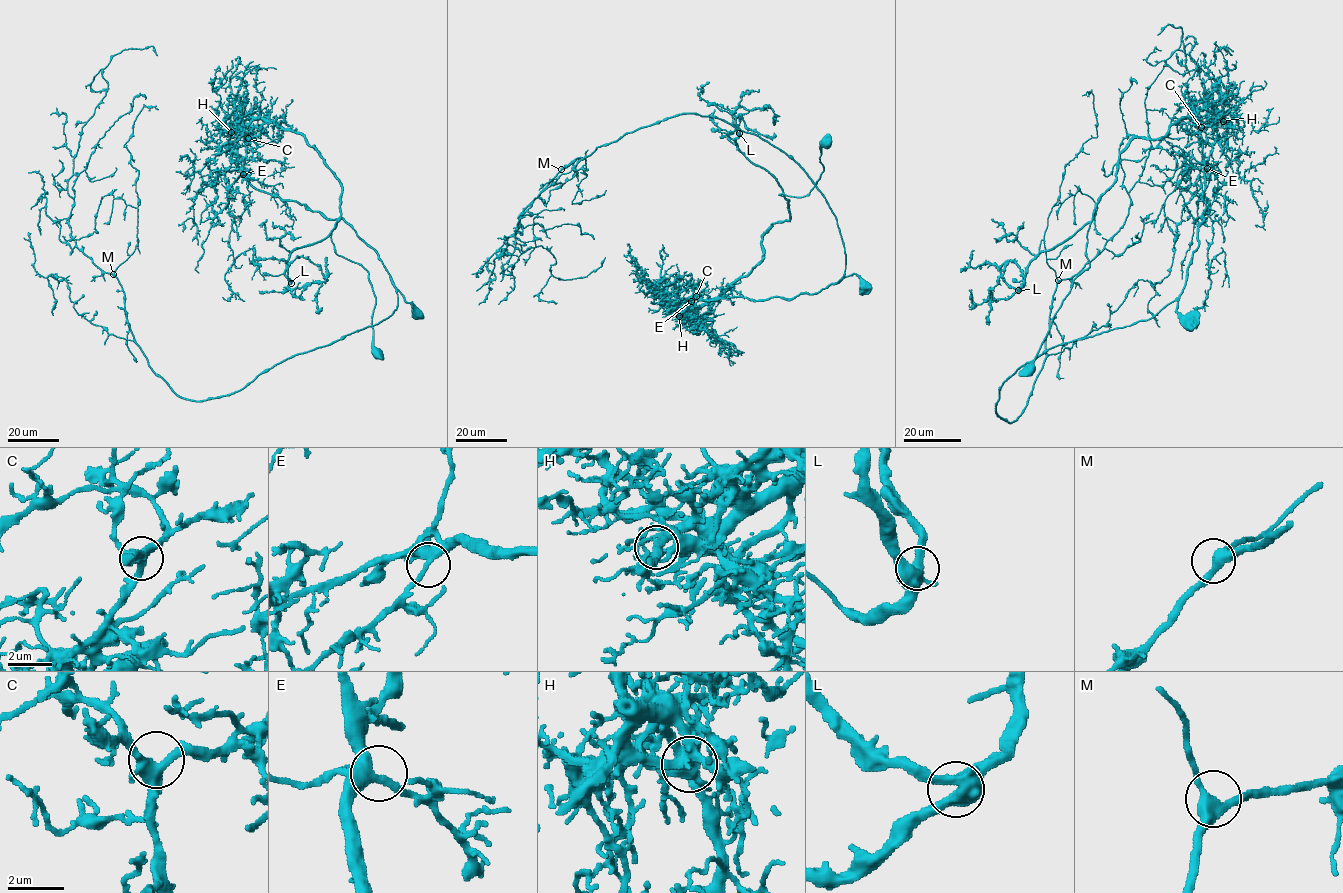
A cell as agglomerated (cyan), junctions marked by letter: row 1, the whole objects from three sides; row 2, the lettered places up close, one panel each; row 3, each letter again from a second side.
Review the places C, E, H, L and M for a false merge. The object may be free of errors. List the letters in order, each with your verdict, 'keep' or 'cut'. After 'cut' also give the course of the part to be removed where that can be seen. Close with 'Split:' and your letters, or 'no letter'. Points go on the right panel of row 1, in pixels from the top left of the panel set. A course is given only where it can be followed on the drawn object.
C: keep
E: keep
H: cut; foreign part runs (1223, 121), (1206, 106), (1163, 136), (1134, 138), (1090, 222), (1035, 257), (1007, 298), (989, 297), (1008, 261)
L: keep
M: keep
Split: H

